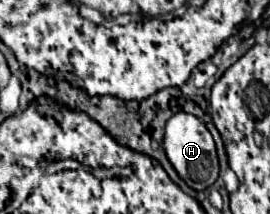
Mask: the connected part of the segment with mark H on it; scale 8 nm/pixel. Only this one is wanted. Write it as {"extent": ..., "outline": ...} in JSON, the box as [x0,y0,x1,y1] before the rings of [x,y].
{"extent":[163,113,219,191],"outline":[[[175,113],[165,127],[165,137],[163,137],[163,149],[167,153],[167,159],[171,161],[173,169],[179,173],[179,177],[195,191],[205,191],[209,189],[217,177],[219,177],[219,161],[217,161],[217,151],[215,151],[215,141],[211,133],[207,131],[205,123],[197,119],[191,113]]]}

